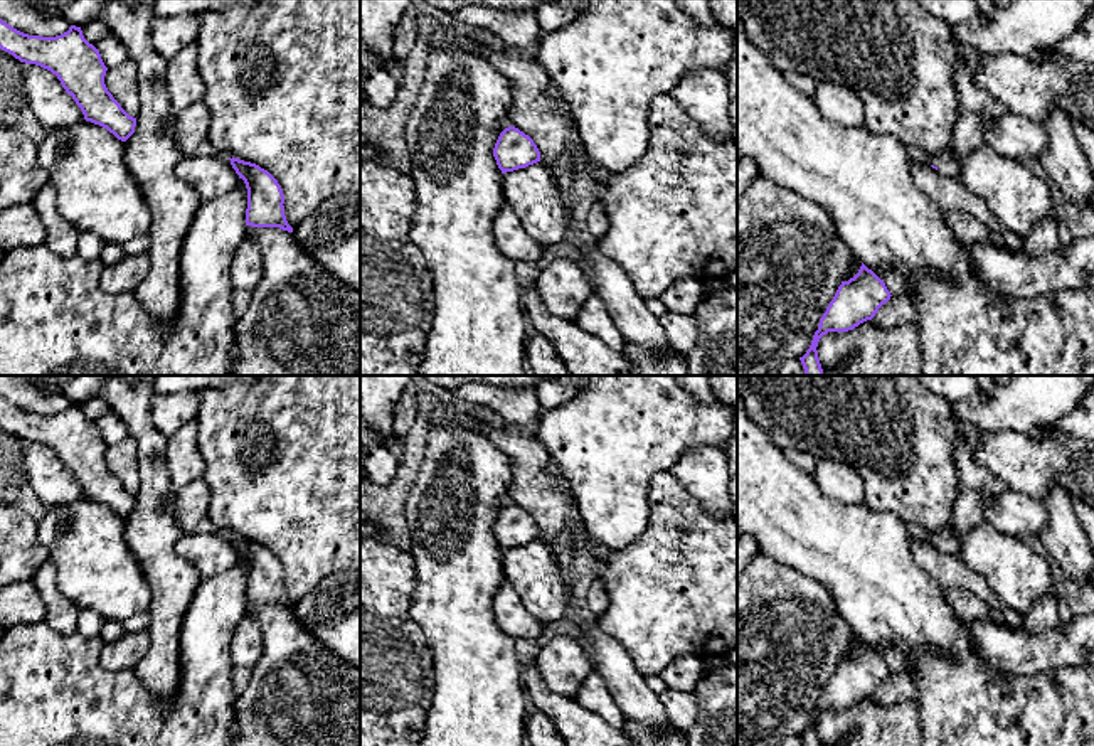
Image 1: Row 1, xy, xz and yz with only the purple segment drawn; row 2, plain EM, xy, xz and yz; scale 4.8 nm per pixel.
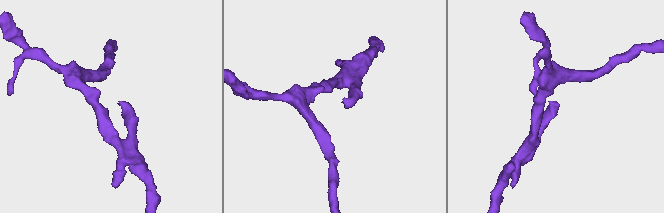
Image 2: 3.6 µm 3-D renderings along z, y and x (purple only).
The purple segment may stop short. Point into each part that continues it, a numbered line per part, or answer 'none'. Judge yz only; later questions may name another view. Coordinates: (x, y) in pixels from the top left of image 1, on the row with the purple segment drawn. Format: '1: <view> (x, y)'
1: yz (968, 132)

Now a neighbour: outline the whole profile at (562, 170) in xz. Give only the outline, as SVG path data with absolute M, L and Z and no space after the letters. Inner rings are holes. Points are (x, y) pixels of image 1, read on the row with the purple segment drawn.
M564 153L550 168L550 173L560 189L562 204L569 212L571 227L574 227L574 155Z

